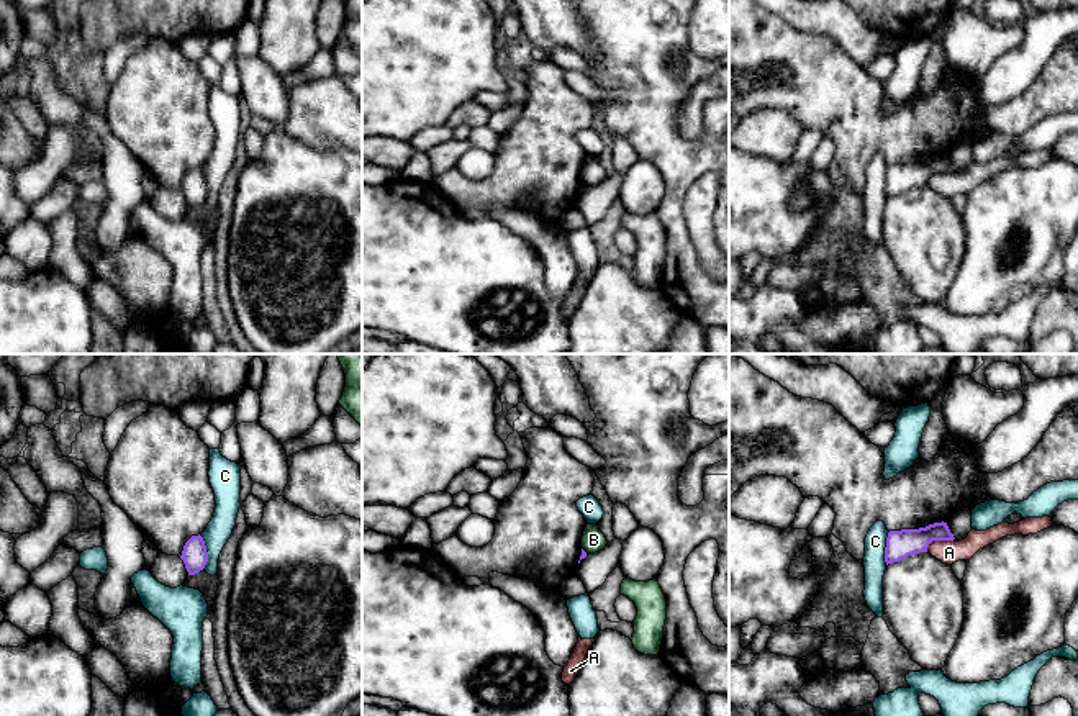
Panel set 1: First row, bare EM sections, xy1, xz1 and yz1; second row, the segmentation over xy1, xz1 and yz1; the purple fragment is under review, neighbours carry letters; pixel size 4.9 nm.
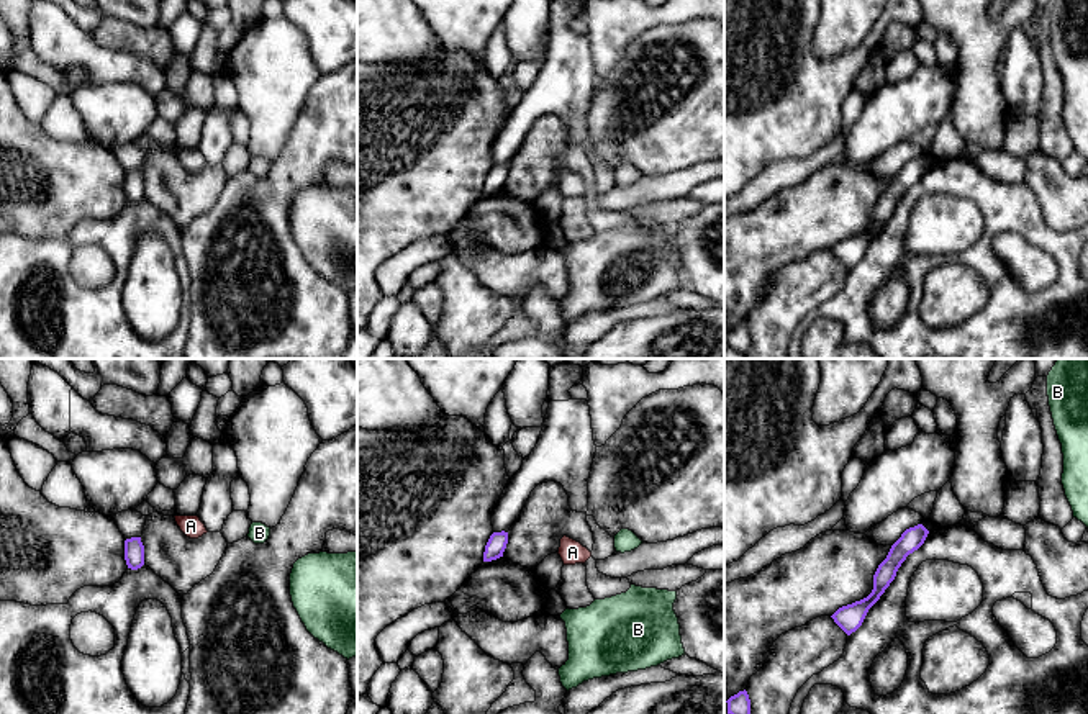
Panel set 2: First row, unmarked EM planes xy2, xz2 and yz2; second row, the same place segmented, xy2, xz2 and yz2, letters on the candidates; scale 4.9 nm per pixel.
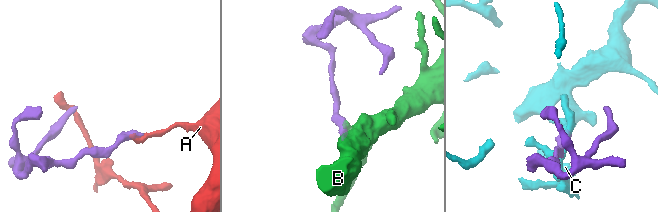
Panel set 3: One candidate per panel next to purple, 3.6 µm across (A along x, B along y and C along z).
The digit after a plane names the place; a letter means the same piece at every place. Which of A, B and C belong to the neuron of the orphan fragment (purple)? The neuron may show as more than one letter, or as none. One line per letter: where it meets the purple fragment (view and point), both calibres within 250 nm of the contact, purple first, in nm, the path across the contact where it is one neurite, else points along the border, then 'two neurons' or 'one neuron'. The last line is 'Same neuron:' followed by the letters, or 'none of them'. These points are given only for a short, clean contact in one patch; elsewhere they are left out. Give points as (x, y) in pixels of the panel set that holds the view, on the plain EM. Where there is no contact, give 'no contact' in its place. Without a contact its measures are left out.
A: meets purple in yz1 at (937, 172); 140 nm thick on the purple side, 120 nm on the other; border along yz1 (952, 172), (934, 172), (926, 184); two neurons
B: meets purple in xz1 at (584, 184); 30 nm thick on the purple side, 110 nm on the other; border along xz1 (582, 181), (587, 185); two neurons
C: meets purple in xy1 at (205, 184); 120 nm thick on the purple side, 120 nm on the other; one neuron
Same neuron: C

